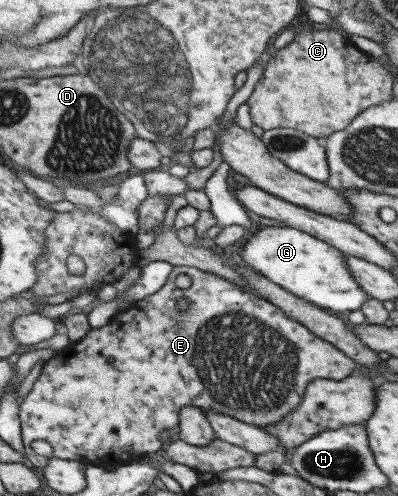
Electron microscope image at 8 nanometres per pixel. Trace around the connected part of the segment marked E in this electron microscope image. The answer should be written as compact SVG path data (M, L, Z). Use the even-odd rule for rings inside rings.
M195 266L173 267L168 282L156 294L138 301L131 308L119 311L106 326L94 328L79 341L70 342L66 348L57 352L54 357L45 363L40 376L21 402L20 416L26 456L35 467L40 468L46 468L52 458L71 459L104 468L122 467L128 463L140 461L150 453L158 452L164 446L164 441L160 440L160 432L164 432L164 430L177 431L180 424L180 411L184 406L197 406L202 410L214 409L262 428L282 421L284 417L290 414L292 409L298 408L299 402L303 400L303 393L306 392L307 382L312 379L340 380L355 374L355 368L357 368L355 362L348 358L343 351L326 339L312 334L312 331L308 330L307 327L288 318L288 315L275 303L253 293L250 289L245 289L243 286L222 278L220 275L200 270ZM178 274L190 276L192 285L187 289L178 288L176 286ZM180 298L189 300L189 307L185 311L176 308ZM110 357L114 360L112 363L108 363ZM34 440L45 440L52 446L52 455L49 459L36 454L32 450L30 446L32 446Z

